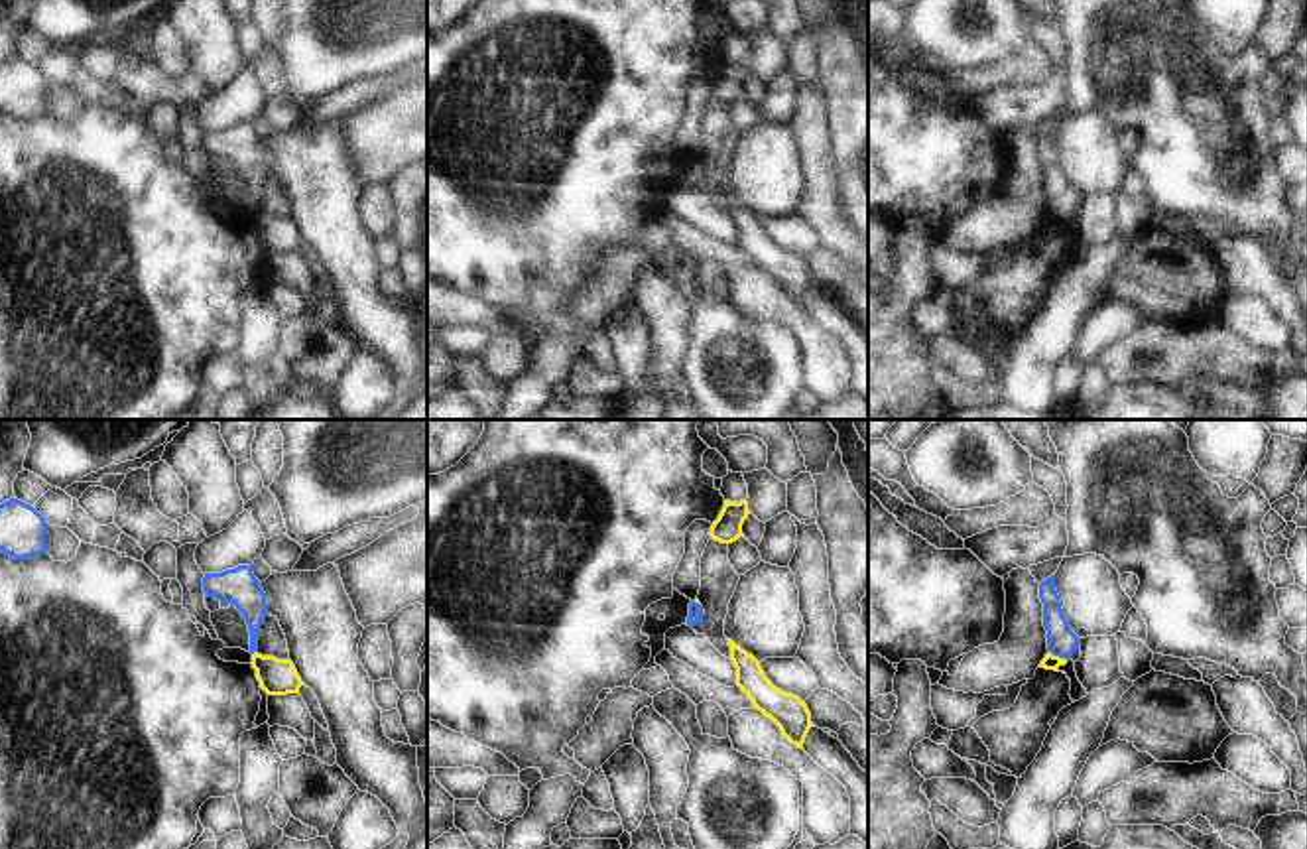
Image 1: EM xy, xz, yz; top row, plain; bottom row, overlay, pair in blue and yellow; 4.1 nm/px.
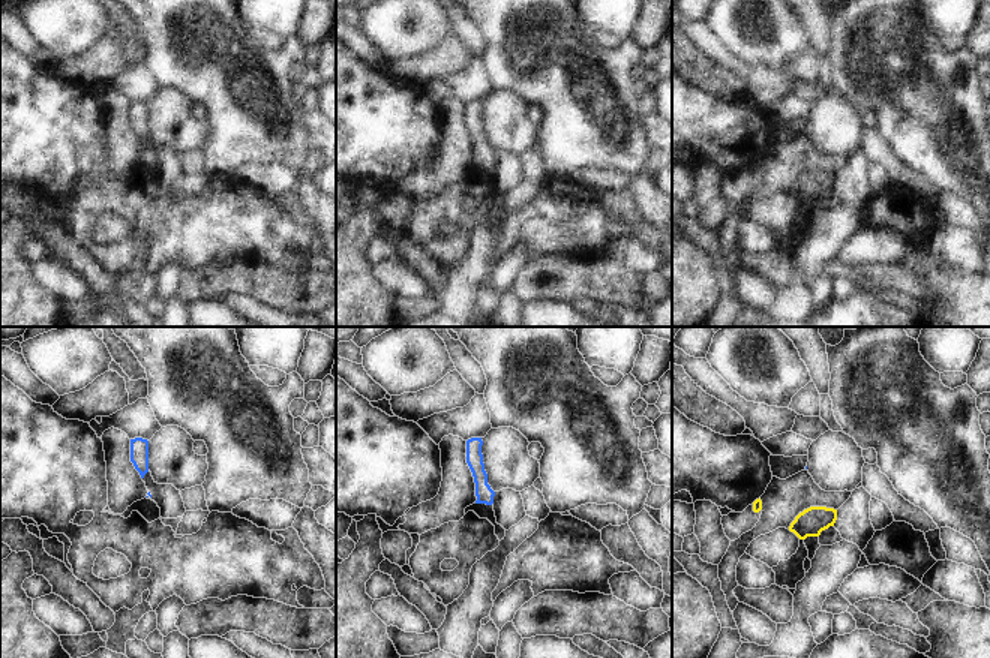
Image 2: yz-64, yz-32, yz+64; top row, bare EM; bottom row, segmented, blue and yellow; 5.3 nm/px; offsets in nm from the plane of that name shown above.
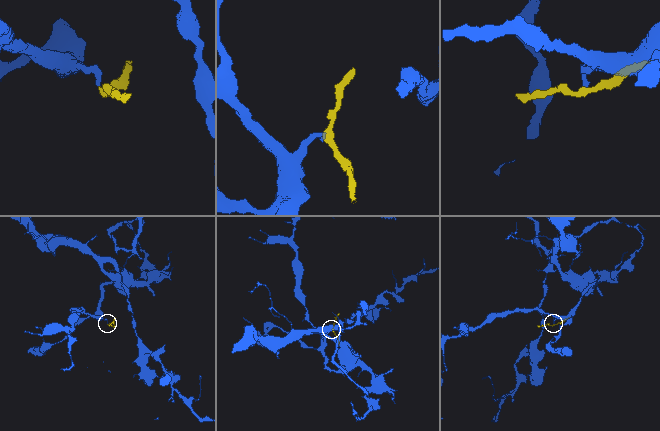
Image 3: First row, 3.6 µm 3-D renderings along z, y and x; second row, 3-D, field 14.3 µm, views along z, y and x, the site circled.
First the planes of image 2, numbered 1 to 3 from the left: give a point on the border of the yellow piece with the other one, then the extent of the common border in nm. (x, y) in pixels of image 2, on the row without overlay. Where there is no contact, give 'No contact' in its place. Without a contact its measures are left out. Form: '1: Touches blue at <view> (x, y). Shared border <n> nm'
1: No contact
2: No contact
3: No contact.

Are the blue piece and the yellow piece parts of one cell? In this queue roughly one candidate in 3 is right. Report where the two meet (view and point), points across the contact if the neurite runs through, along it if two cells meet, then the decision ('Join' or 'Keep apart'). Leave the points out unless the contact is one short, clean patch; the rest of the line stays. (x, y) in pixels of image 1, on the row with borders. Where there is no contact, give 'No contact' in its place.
Touches blue at yz (1058, 654). Boundary: yz (1050, 651), (1065, 660). Keep apart.

